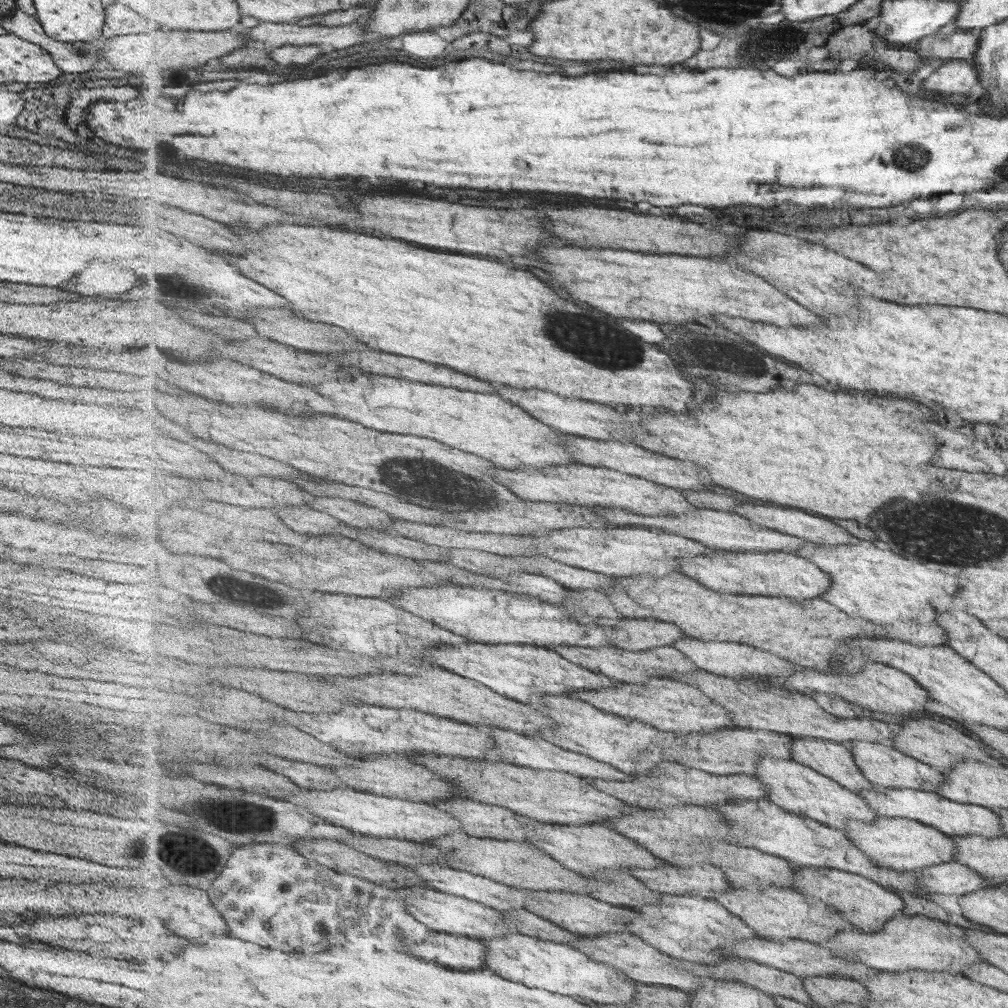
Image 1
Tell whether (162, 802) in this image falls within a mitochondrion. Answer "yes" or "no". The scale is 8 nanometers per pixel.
no

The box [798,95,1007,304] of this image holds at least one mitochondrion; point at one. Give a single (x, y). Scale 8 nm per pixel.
(911, 158)

